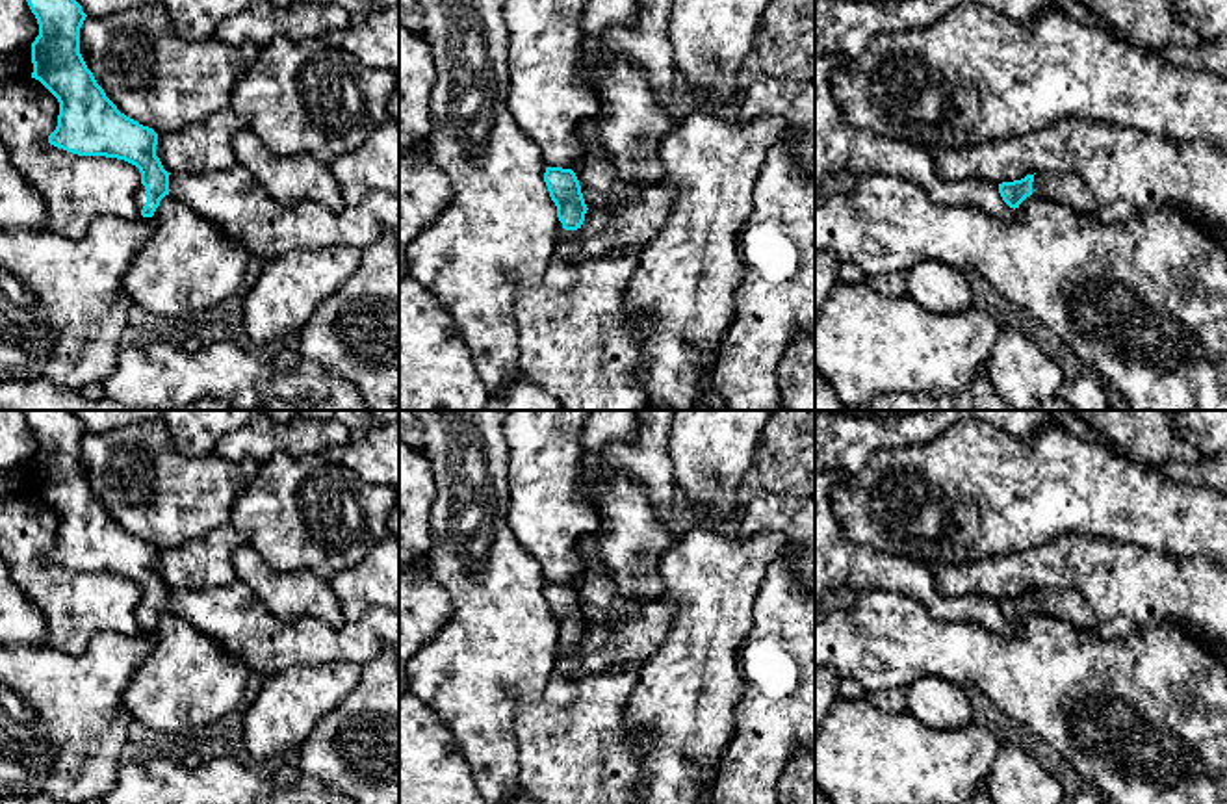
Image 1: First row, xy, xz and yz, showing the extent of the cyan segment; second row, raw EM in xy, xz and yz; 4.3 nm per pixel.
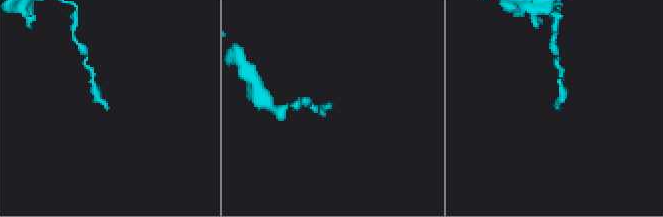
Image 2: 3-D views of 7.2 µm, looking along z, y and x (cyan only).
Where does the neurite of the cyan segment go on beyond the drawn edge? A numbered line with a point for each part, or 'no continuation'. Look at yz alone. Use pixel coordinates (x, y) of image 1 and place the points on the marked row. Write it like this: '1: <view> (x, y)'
1: yz (1068, 190)

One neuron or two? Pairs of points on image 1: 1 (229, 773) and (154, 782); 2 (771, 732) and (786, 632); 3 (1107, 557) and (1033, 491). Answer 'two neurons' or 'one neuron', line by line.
1: one neuron
2: one neuron
3: two neurons

